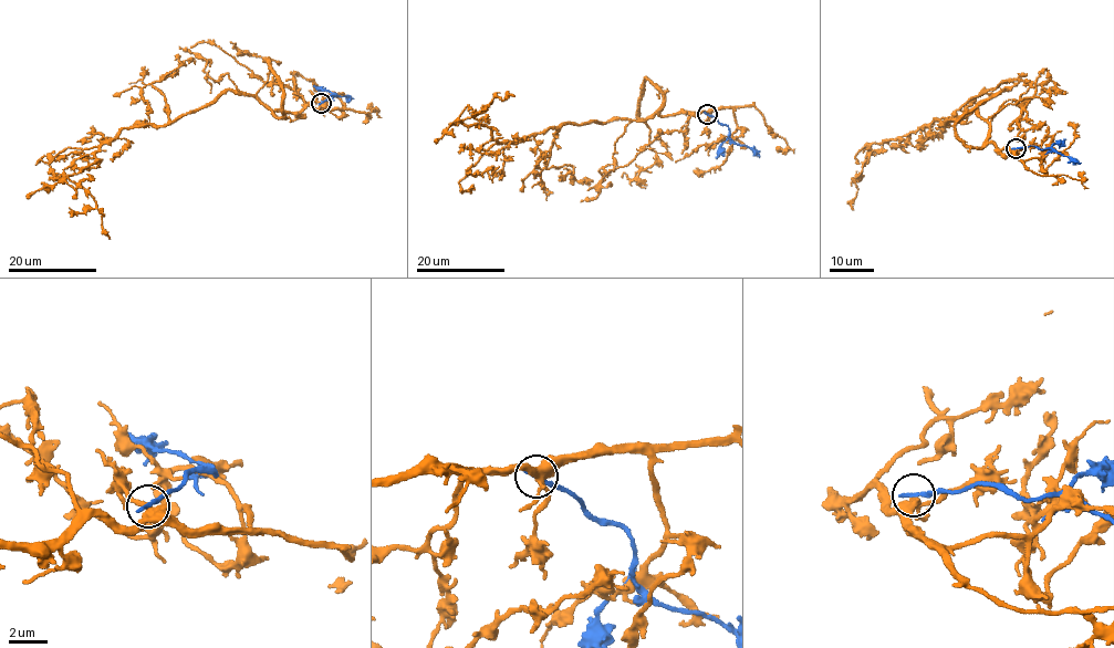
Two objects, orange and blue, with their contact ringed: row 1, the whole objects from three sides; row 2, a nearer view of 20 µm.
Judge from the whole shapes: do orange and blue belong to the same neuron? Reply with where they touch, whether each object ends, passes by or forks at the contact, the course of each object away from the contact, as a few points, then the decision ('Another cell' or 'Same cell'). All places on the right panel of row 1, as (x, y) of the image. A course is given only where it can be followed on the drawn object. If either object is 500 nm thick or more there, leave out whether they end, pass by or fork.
Place: (1016, 148). At the ring orange forks. At the ring blue ends. Course of orange: (1016, 149), (986, 138), (988, 123), (976, 108), (941, 124), (933, 118), (872, 144), (855, 179), (853, 209). Course of blue: (1016, 148), (1052, 148), (1081, 163). Another cell

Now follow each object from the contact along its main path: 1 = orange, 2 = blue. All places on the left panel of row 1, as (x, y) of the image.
1: (321, 104), (272, 112), (224, 90), (163, 125), (121, 128), (68, 177), (100, 210), (110, 238)
2: (321, 103), (336, 95), (334, 93), (350, 98)

